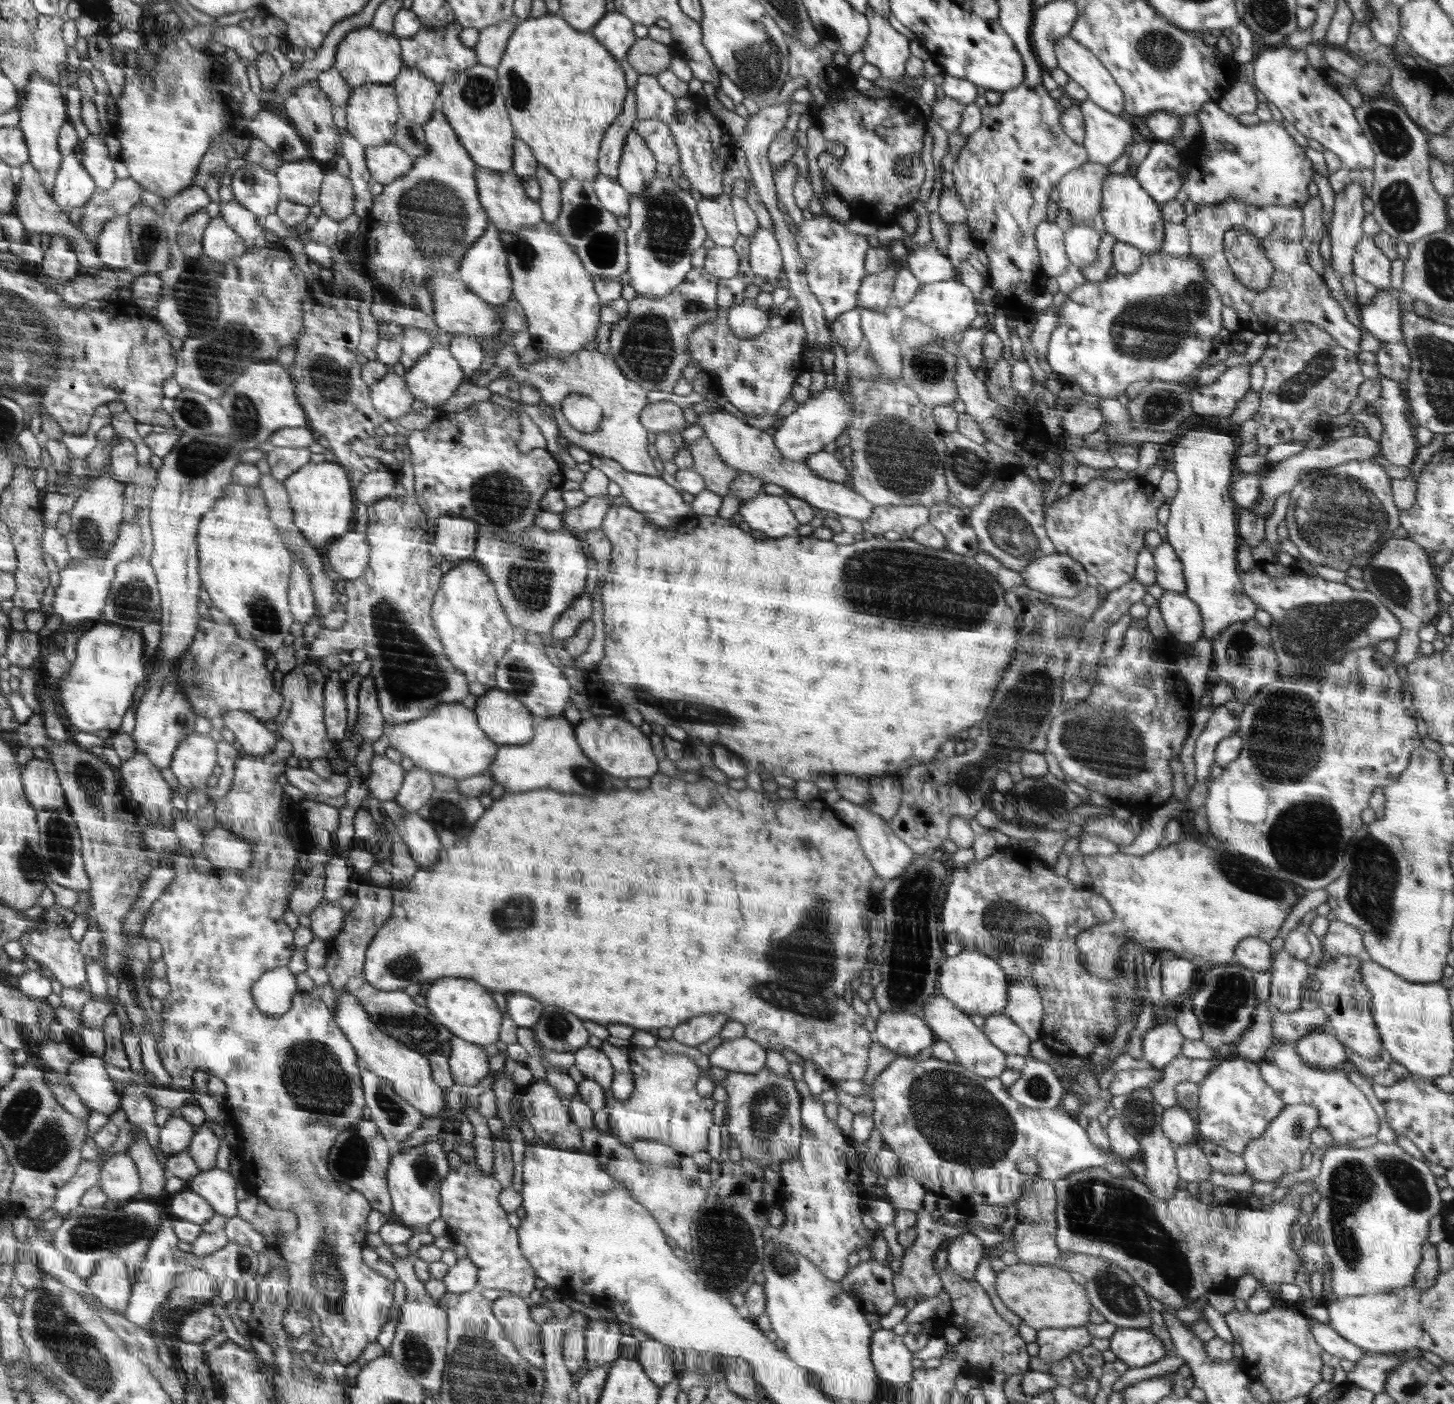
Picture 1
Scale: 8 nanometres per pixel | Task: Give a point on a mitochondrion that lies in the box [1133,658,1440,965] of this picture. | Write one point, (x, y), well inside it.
(1286, 731)

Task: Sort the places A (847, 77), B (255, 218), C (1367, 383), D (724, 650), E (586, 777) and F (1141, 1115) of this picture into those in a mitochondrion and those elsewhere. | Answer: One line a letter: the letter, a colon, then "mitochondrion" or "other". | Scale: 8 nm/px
A: other
B: other
C: other
D: other
E: mitochondrion
F: mitochondrion

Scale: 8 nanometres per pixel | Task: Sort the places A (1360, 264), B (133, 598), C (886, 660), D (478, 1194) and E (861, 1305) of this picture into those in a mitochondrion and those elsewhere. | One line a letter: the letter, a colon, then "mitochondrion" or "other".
A: other
B: mitochondrion
C: other
D: other
E: other

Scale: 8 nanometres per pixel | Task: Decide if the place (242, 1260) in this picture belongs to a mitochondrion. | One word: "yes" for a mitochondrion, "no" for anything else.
yes

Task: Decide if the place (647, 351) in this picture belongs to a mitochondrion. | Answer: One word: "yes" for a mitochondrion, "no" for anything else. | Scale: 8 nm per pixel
yes

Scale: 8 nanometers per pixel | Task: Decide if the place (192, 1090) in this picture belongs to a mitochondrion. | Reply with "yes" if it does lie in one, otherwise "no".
no

